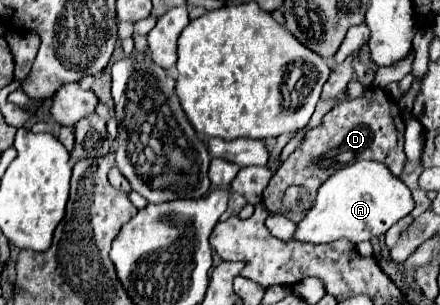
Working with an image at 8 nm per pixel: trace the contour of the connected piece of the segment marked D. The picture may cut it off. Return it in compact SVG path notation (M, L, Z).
M366 88L362 96L346 100L334 106L320 122L320 126L306 132L302 144L282 162L278 172L272 176L270 184L262 194L262 204L270 214L284 214L282 196L292 184L324 184L334 172L352 164L356 160L378 160L384 162L390 172L400 176L406 156L404 156L404 120L398 104L382 88Z

